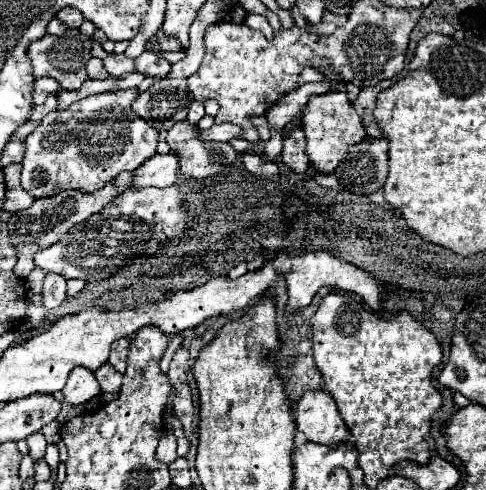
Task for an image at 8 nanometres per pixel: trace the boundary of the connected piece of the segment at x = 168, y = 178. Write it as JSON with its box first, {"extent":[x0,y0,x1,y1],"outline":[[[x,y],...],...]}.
{"extent":[132,153,180,187],"outline":[[[176,153],[154,155],[140,169],[136,169],[136,177],[132,187],[170,187],[176,183],[180,163]]]}

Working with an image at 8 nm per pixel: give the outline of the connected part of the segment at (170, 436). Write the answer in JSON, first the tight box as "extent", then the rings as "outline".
{"extent":[156,431,176,463],"outline":[[[166,431],[160,439],[160,445],[156,449],[156,457],[162,463],[172,463],[176,459],[176,437],[172,431]]]}

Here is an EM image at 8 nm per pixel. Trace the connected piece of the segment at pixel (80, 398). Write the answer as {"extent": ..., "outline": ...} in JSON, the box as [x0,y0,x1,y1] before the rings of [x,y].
{"extent":[62,367,100,405],"outline":[[[74,367],[70,371],[66,387],[62,389],[62,395],[68,403],[80,405],[80,403],[86,403],[88,399],[100,395],[100,385],[98,385],[98,381],[90,369]]]}

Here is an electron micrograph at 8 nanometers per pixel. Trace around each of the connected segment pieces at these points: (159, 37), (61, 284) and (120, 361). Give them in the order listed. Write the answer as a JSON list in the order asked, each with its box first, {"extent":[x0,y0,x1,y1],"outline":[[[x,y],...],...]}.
[{"extent":[150,29,182,53],"outline":[[[158,29],[150,41],[156,41],[160,45],[160,49],[166,51],[166,53],[174,53],[174,51],[182,49],[180,41],[176,37],[172,37],[172,35],[166,35],[162,29]]]},{"extent":[44,273,68,309],"outline":[[[48,273],[44,279],[44,307],[46,309],[56,309],[62,305],[62,301],[68,297],[66,295],[66,279],[58,273]]]},{"extent":[108,339,130,373],"outline":[[[118,339],[112,347],[112,353],[110,353],[110,359],[108,363],[112,367],[116,367],[120,373],[126,371],[126,355],[128,355],[128,345],[130,345],[130,339]]]}]

